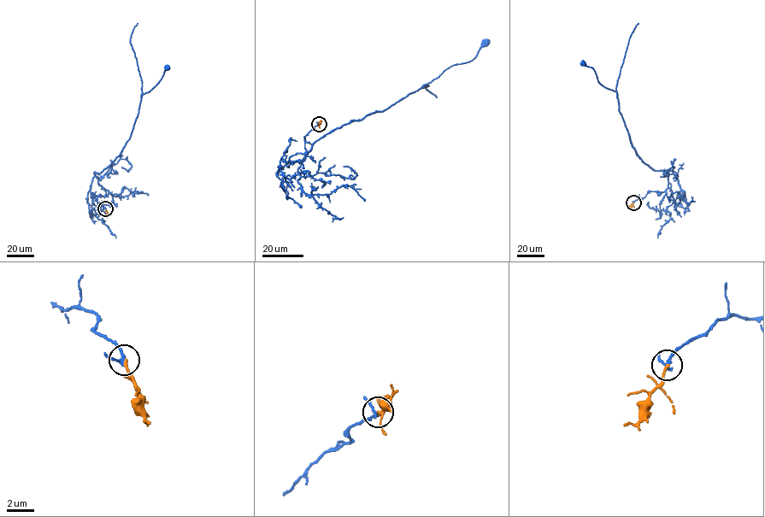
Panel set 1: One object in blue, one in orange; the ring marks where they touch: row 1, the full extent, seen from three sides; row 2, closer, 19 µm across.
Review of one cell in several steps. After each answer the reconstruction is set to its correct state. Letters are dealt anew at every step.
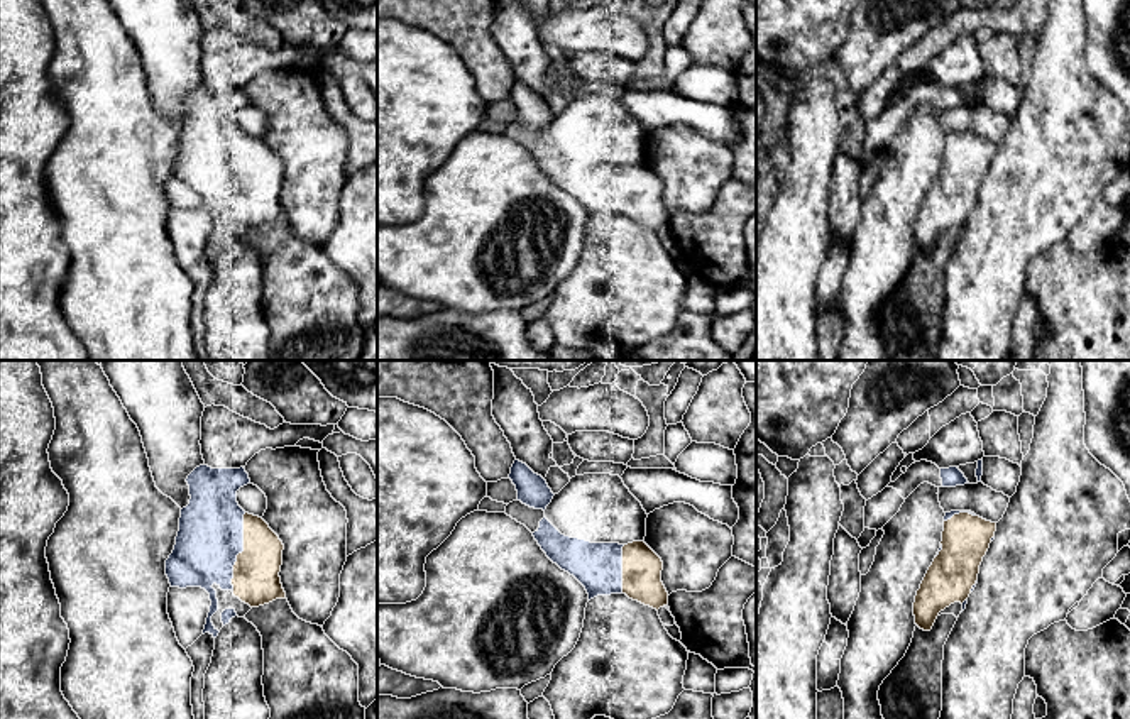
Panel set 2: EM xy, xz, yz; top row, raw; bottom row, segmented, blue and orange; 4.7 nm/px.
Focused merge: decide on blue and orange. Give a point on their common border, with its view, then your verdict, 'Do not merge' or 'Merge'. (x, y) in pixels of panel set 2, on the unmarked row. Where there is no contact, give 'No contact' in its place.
Touches blue at xy (241, 173). Merge

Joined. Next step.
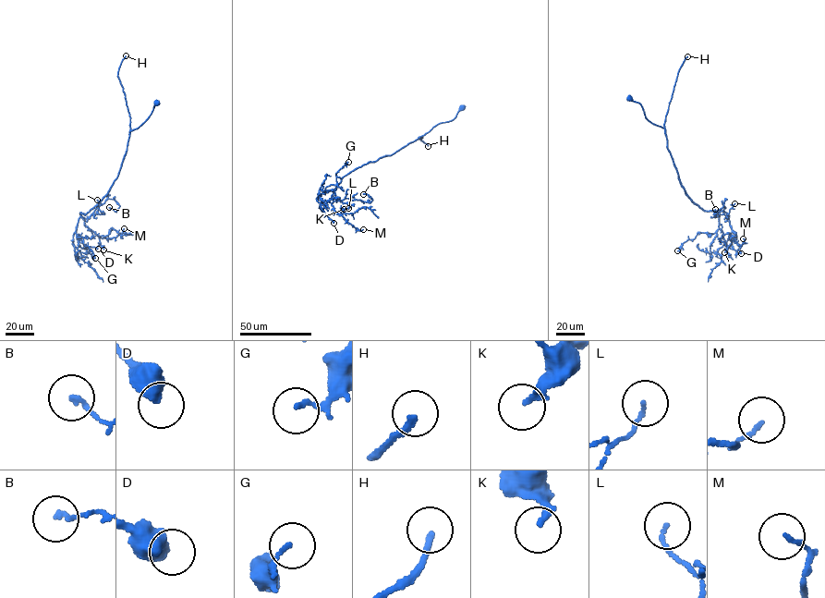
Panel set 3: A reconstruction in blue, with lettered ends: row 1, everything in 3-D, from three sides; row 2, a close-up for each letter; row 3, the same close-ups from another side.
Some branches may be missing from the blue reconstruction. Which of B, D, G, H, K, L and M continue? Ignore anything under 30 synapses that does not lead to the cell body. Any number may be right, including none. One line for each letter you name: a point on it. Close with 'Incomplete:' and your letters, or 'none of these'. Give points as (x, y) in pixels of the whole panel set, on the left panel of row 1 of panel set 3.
D: place (98, 249)
H: place (126, 55)
K: place (103, 250)
Incomplete: D, H, K

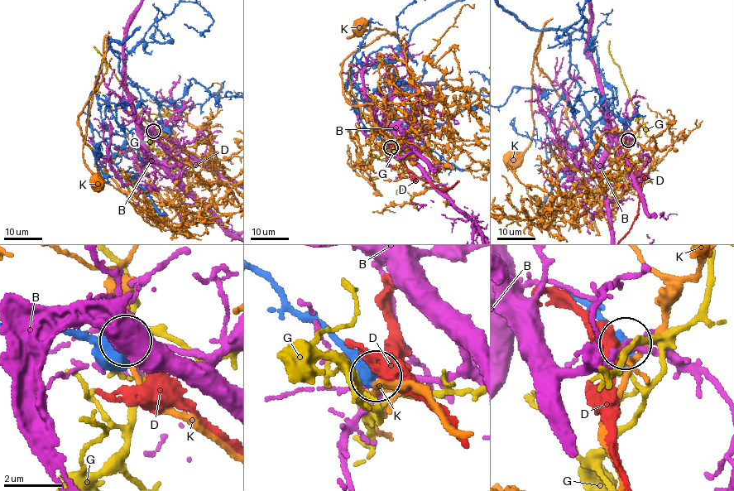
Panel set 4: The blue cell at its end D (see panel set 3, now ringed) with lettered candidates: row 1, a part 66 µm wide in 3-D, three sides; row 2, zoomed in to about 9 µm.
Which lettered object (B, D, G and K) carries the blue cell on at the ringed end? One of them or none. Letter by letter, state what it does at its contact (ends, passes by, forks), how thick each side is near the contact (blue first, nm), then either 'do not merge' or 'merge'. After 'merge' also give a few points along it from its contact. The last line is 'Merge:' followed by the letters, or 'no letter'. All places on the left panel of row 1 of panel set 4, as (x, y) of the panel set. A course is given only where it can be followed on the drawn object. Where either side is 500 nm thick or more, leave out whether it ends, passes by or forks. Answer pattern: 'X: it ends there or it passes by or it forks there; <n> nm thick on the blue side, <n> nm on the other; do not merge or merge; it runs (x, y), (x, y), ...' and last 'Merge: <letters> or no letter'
B: 800 nm thick on the blue side, 110 nm on the other; do not merge
D: 800 nm thick on the blue side, 480 nm on the other; do not merge
G: 700 nm thick on the blue side, 100 nm on the other; do not merge
K: 650 nm thick on the blue side, 150 nm on the other; do not merge
Merge: no letter

